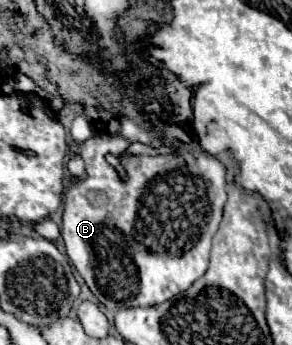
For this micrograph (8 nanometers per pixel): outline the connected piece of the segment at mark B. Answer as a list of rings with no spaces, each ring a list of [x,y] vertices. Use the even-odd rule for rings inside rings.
[[[131,117],[121,119],[121,127],[115,133],[99,131],[93,127],[93,137],[83,143],[69,143],[71,155],[79,155],[85,161],[85,177],[65,191],[63,227],[67,255],[73,261],[79,275],[85,279],[91,293],[111,311],[125,307],[149,307],[163,303],[197,281],[209,265],[209,251],[215,231],[219,229],[223,207],[227,201],[227,167],[223,161],[209,153],[197,153],[191,149],[177,149],[169,155],[131,155],[127,147],[131,143],[145,143],[149,147],[161,147],[163,137],[149,125]],[[105,155],[119,157],[125,169],[125,179],[119,177]]]

